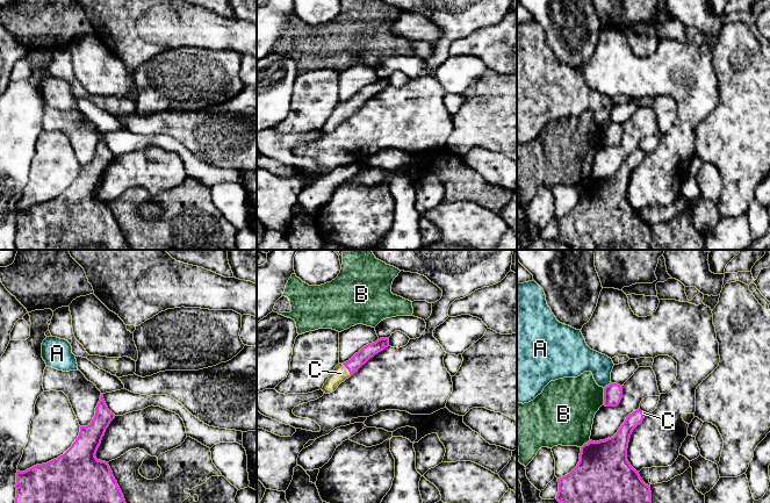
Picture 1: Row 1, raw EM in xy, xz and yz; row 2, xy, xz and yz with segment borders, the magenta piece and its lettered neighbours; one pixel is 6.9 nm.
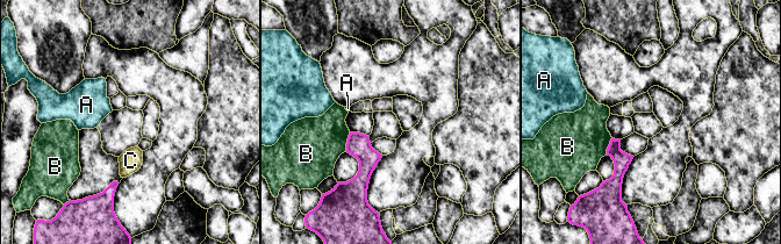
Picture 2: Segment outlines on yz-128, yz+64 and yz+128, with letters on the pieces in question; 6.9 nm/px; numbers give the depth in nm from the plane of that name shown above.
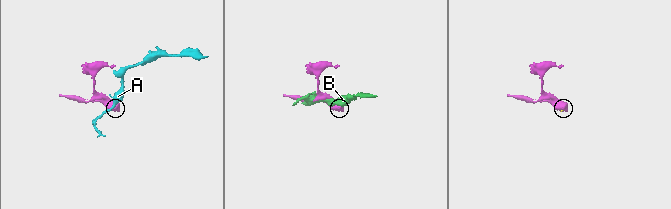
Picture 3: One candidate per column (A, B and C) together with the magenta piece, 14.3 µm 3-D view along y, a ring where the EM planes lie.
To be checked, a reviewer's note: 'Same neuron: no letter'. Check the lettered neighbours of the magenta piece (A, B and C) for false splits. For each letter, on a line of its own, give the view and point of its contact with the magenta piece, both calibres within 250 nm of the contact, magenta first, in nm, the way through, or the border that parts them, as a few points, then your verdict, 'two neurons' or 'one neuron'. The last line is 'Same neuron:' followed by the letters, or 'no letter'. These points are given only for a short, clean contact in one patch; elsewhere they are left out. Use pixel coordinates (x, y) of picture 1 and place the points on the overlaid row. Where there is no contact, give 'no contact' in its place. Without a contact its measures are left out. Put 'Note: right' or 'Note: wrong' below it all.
A: yz (609, 385) | 130/180 nm | along yz (611, 382), (604, 388) | two neurons
B: yz (604, 396) | 130/380 nm | two neurons
C: xz (347, 368) | 90/110 nm | across xz (368, 351), (347, 368), (340, 373) | one neuron
Same neuron: C
Note: wrong

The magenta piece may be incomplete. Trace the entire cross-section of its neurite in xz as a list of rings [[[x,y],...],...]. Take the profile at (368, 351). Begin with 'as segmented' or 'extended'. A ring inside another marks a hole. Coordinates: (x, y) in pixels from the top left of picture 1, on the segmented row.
extended; [[[380,338],[375,343],[364,346],[348,361],[338,364],[332,371],[331,375],[324,383],[322,390],[325,394],[334,391],[338,386],[353,375],[358,369],[365,365],[370,358],[389,346],[388,338]]]

